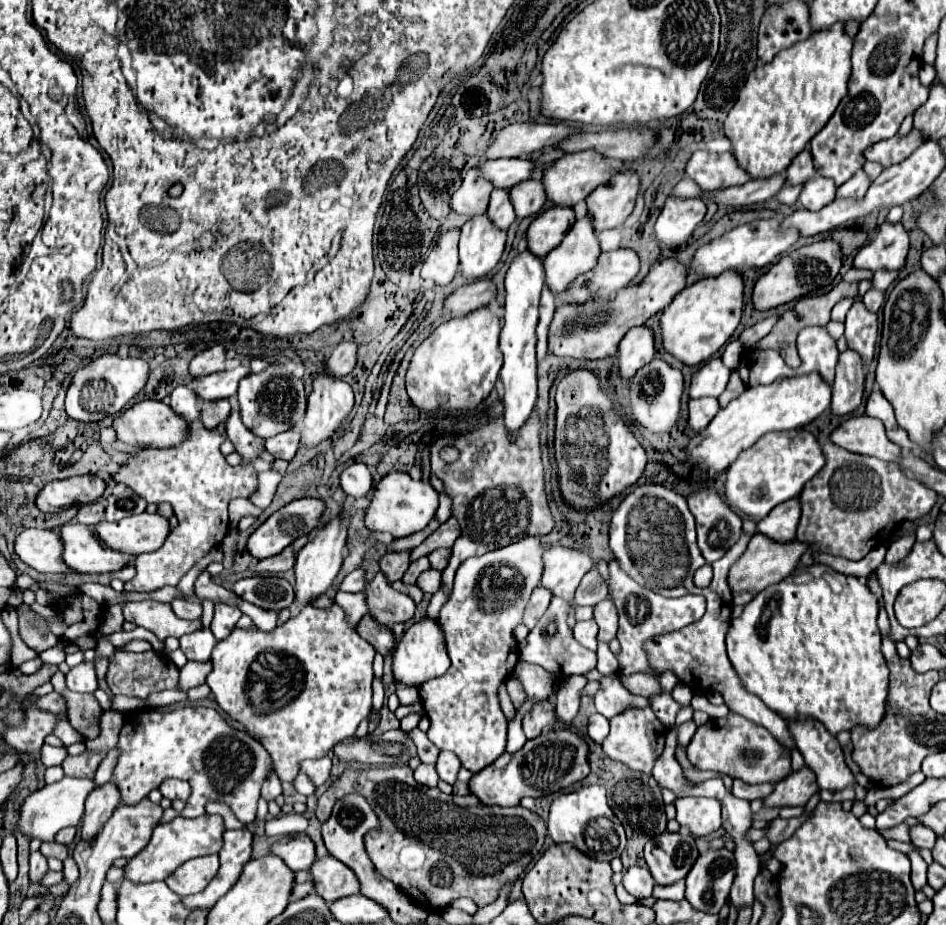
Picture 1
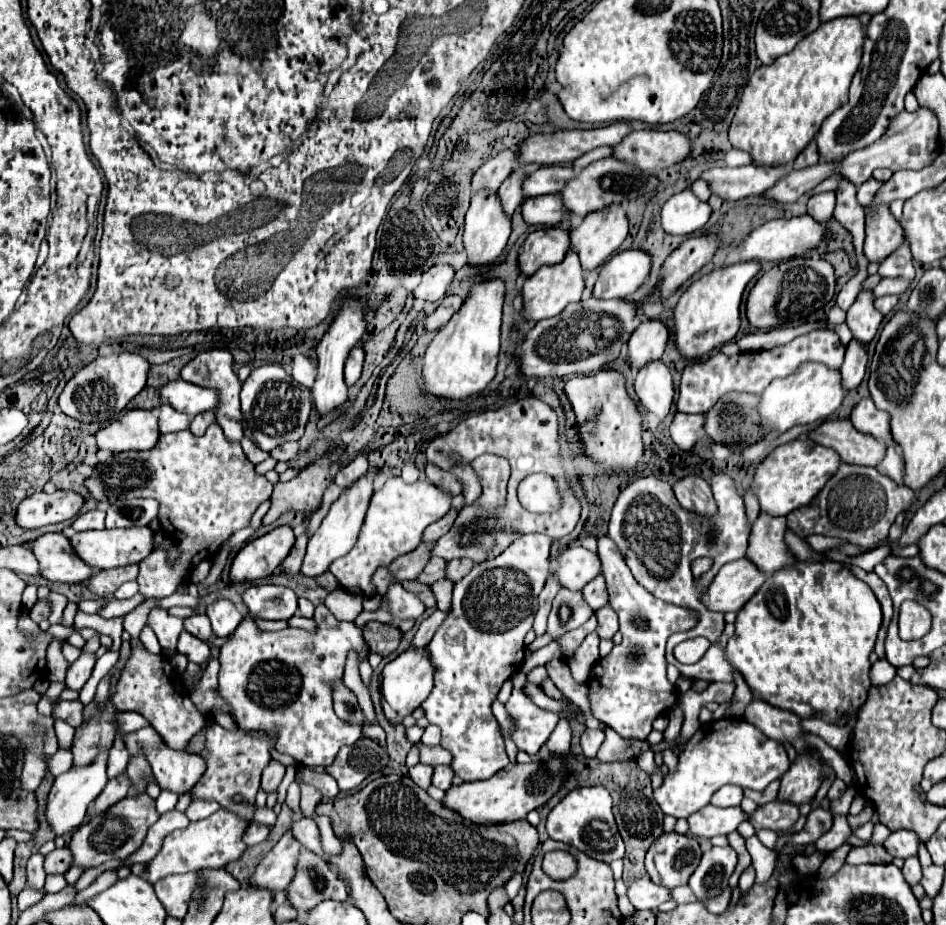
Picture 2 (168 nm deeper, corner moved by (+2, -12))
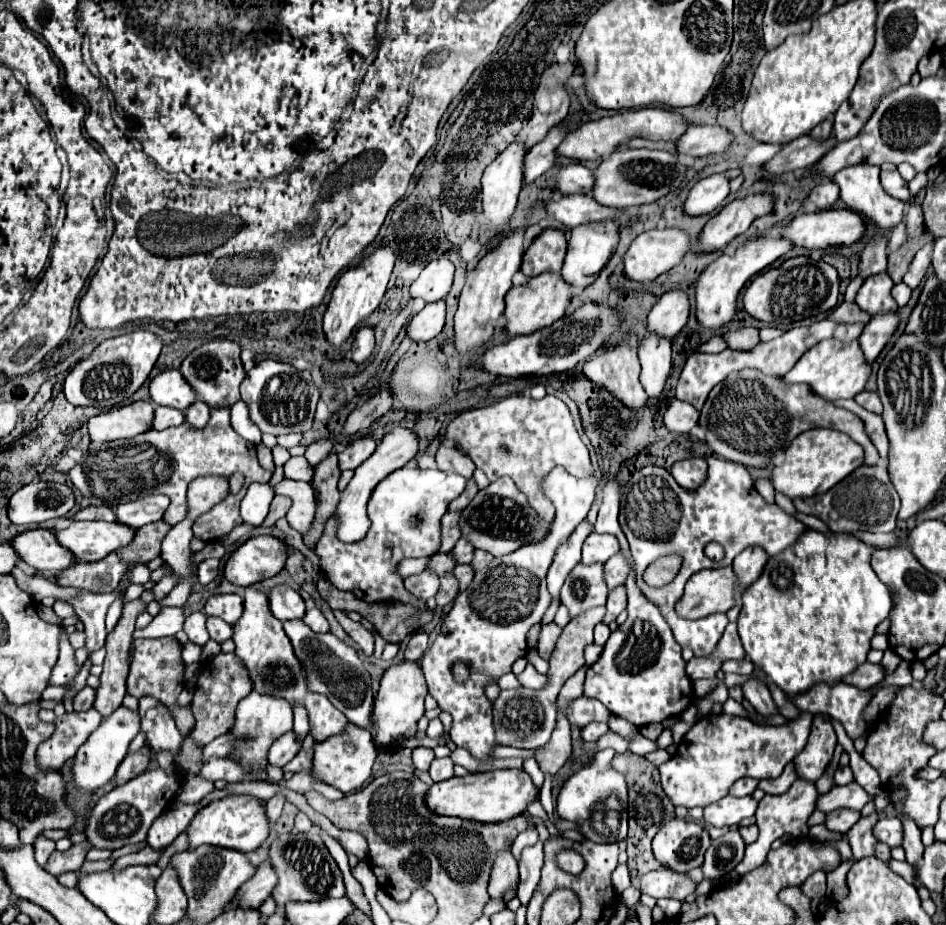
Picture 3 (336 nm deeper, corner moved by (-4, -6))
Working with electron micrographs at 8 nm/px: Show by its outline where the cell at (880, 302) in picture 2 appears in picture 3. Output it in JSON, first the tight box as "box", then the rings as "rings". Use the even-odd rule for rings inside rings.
{"box":[894,282,912,306],"rings":[[[900,282],[900,284],[894,286],[894,300],[898,302],[898,306],[906,306],[908,300],[910,300],[910,296],[912,296],[912,290],[904,282]]]}

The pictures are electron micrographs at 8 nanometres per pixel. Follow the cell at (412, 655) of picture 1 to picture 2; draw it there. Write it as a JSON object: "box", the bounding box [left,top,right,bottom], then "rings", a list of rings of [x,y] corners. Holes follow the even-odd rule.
{"box":[380,648,434,724],"rings":[[[408,648],[394,662],[388,662],[382,670],[380,692],[382,692],[382,708],[390,722],[398,724],[404,716],[412,714],[432,692],[434,688],[434,668],[430,660],[430,652],[426,648]]]}

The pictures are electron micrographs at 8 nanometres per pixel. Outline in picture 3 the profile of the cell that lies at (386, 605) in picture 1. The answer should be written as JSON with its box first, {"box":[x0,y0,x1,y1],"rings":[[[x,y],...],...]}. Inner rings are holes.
{"box":[404,570,440,600],"rings":[[[424,570],[424,572],[416,574],[416,576],[408,576],[408,578],[404,580],[404,586],[406,586],[406,590],[412,592],[414,596],[428,600],[428,598],[436,596],[436,592],[438,592],[438,588],[440,588],[440,580],[438,580],[438,574],[436,574],[436,572]]]}

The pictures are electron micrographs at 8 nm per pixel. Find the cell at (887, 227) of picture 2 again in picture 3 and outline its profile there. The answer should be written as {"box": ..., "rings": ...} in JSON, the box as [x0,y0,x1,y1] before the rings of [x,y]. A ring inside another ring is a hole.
{"box":[834,164,906,230],"rings":[[[856,164],[856,166],[842,168],[840,172],[834,174],[834,182],[840,186],[840,198],[844,200],[844,204],[850,206],[852,210],[860,212],[868,220],[872,220],[878,228],[892,230],[904,218],[904,206],[906,204],[900,200],[894,200],[892,196],[888,196],[884,192],[884,188],[880,184],[880,166]]]}

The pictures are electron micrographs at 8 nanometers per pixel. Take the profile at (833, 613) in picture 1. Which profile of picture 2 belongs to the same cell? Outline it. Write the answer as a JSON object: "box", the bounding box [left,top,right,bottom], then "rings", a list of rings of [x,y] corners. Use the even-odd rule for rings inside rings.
{"box":[726,562,880,724],"rings":[[[796,562],[796,566],[772,574],[738,612],[736,632],[726,644],[726,660],[744,676],[750,690],[770,706],[790,710],[804,720],[820,714],[828,724],[838,724],[844,716],[852,720],[868,698],[872,686],[868,658],[880,624],[880,602],[864,582],[850,574],[848,566]]]}

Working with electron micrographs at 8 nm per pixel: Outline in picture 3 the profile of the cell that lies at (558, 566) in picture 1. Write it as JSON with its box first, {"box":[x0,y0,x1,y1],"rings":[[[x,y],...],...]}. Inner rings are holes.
{"box":[582,532,620,564],"rings":[[[592,532],[582,546],[582,562],[584,564],[588,564],[588,562],[606,562],[618,550],[620,550],[620,544],[618,544],[616,536]]]}

